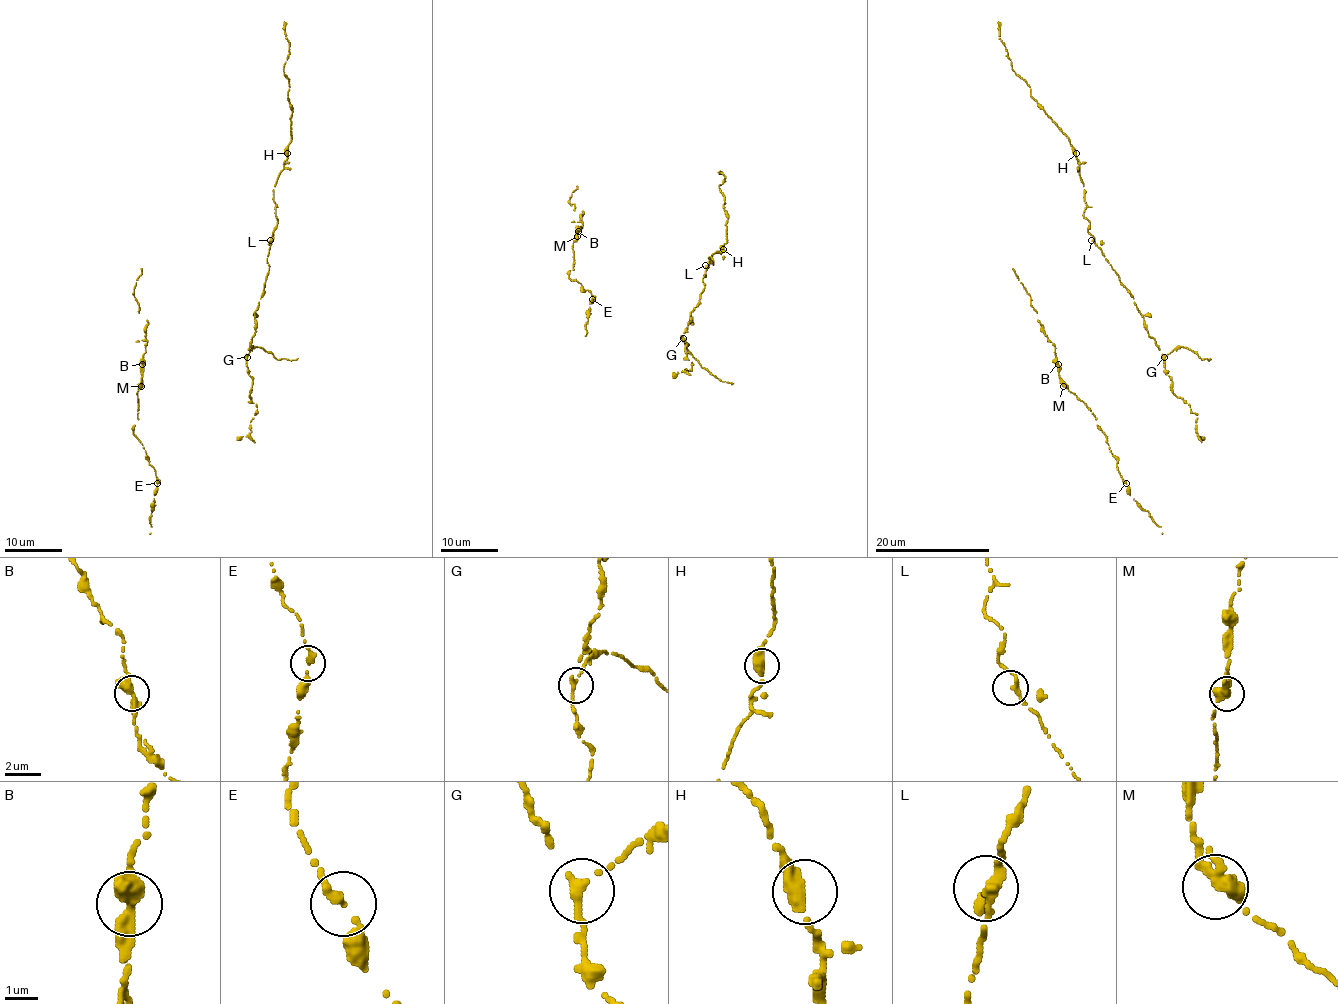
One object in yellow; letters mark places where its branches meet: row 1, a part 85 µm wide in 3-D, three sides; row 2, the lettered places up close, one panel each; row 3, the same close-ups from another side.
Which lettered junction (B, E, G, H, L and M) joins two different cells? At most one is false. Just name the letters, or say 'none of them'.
none of them

